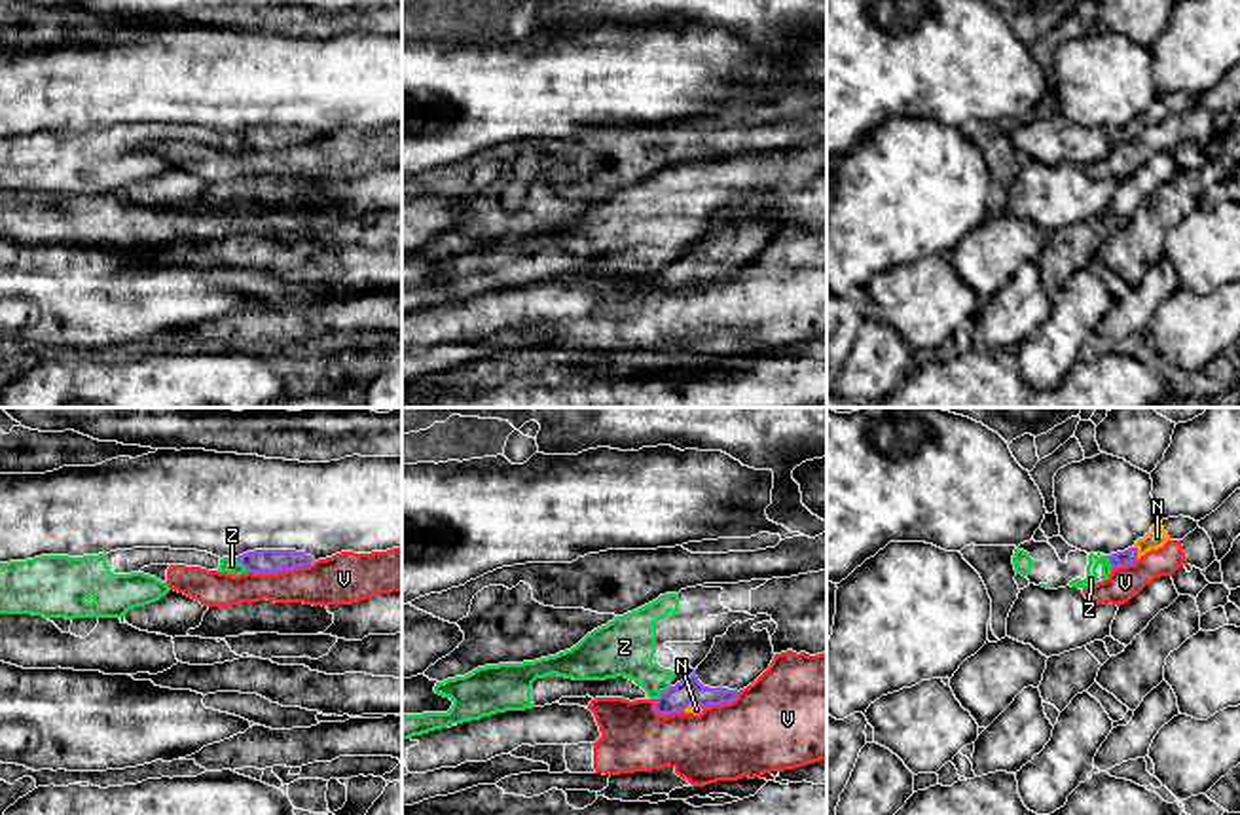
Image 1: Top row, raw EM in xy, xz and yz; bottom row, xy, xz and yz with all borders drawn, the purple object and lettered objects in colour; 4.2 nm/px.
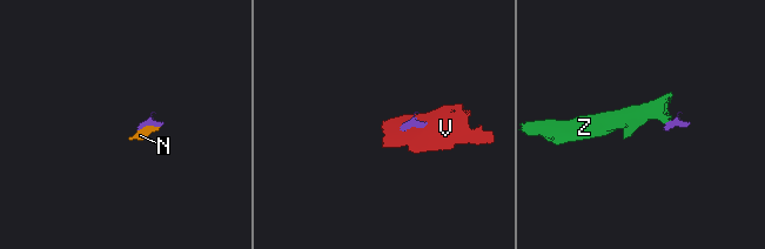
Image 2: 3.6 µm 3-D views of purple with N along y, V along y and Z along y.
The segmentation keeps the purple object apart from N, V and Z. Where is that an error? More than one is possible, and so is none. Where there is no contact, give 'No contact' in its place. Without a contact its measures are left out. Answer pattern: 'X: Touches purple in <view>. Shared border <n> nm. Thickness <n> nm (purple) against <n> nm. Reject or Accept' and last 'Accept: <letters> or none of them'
N: Touches purple in yz. Shared border 60 nm. Thickness 70 nm (purple) against 90 nm. Accept
V: Touches purple in xy. Shared border 260 nm. Thickness 110 nm (purple) against 200 nm. Reject
Z: Touches purple in xz. Shared border 100 nm. Thickness 110 nm (purple) against 240 nm. Reject
Accept: N

